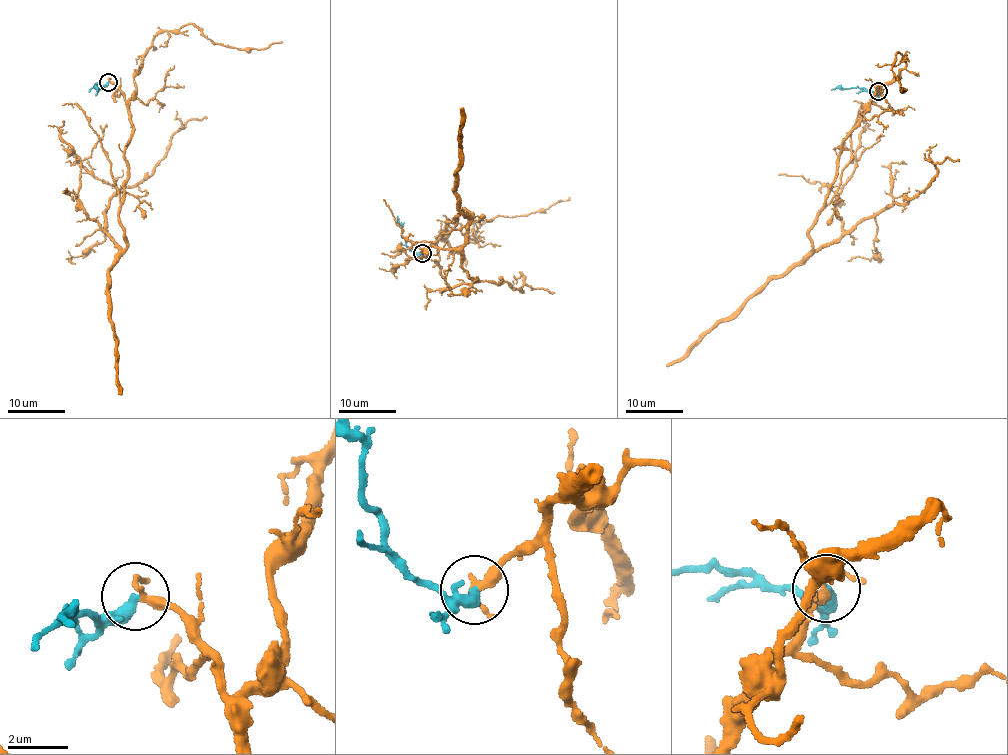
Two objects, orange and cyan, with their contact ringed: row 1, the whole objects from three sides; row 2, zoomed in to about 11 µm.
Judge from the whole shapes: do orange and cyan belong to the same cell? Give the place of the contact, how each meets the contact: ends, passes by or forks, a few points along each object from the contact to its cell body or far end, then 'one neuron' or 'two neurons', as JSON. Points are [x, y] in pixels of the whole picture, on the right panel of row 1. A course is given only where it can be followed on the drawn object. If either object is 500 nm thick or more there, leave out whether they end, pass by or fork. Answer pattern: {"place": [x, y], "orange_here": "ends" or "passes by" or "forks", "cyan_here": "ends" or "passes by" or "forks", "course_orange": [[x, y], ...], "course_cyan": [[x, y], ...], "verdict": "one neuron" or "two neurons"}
{"place": [878, 91], "orange_here": "passes by", "cyan_here": "ends", "course_orange": [[878, 91], [846, 136], [808, 233], [814, 249], [921, 193], [936, 163], [959, 162]], "course_cyan": [[878, 91], [862, 87], [831, 91]], "verdict": "one neuron"}

